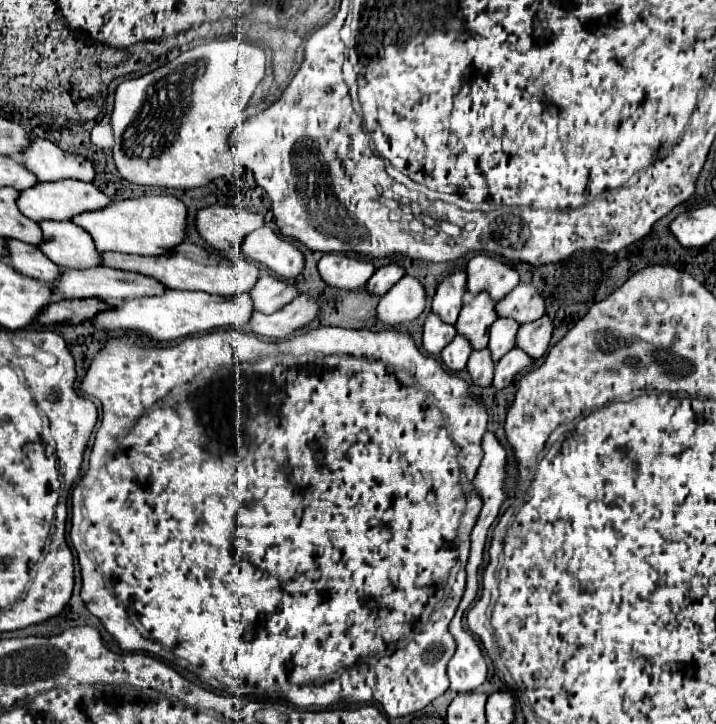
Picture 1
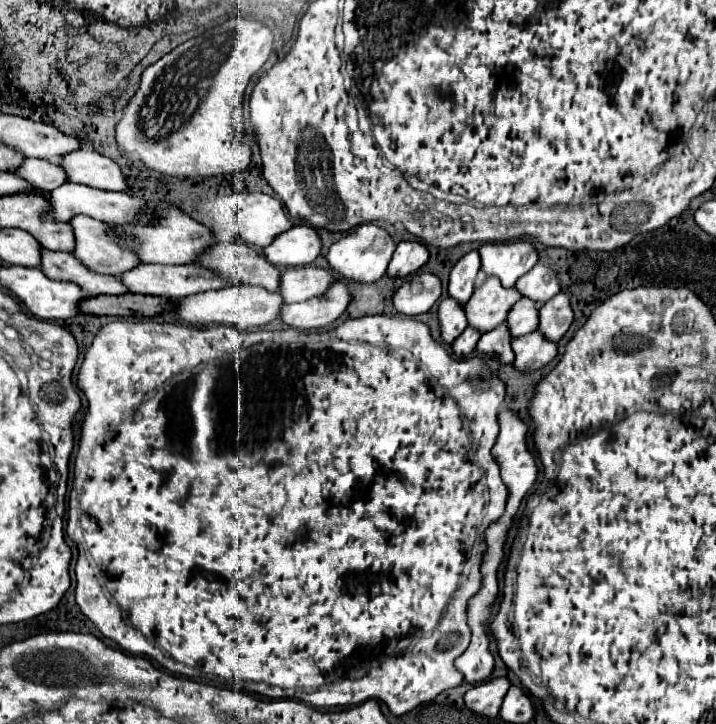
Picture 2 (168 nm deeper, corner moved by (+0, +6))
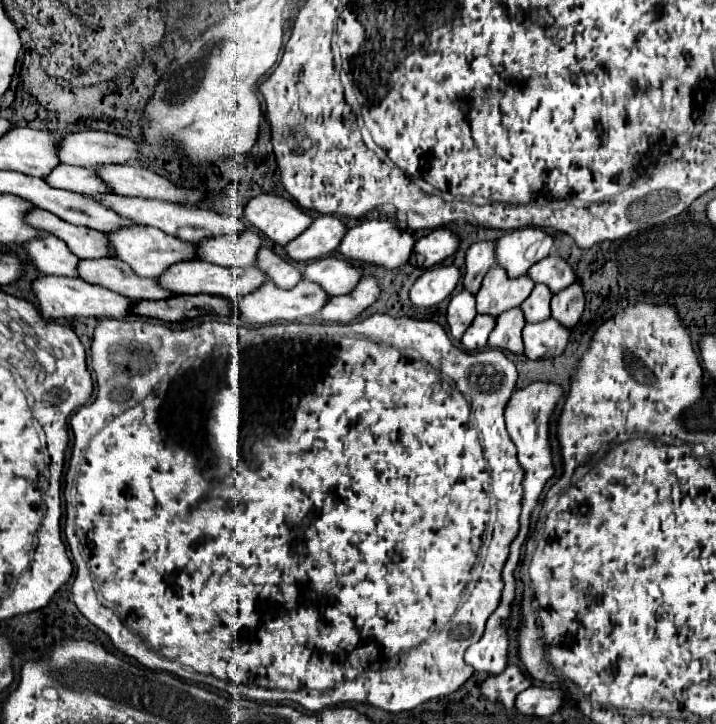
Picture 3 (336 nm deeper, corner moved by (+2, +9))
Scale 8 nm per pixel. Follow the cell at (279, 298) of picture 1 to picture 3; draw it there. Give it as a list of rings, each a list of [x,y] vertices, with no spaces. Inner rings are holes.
[[[320,258],[304,268],[304,278],[320,284],[330,296],[352,292],[358,280],[366,276],[366,268],[356,266],[344,258]]]

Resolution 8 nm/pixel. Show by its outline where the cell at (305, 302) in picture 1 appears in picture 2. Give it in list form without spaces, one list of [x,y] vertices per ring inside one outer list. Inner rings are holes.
[[[334,283],[326,295],[318,299],[308,299],[294,305],[280,307],[280,319],[286,327],[308,331],[308,329],[322,329],[334,323],[350,303],[350,293],[344,283]]]

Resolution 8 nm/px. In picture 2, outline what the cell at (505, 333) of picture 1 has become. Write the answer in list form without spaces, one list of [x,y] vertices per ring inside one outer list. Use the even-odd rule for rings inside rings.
[[[522,297],[514,307],[510,309],[510,315],[506,317],[506,325],[510,327],[512,337],[522,337],[526,333],[532,333],[538,327],[538,307]]]

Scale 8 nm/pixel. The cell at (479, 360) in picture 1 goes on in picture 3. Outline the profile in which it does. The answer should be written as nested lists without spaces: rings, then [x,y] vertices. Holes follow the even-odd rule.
[[[512,308],[496,318],[496,328],[490,334],[488,344],[492,348],[510,350],[512,354],[524,354],[522,344],[522,328],[524,328],[524,312],[522,308]]]

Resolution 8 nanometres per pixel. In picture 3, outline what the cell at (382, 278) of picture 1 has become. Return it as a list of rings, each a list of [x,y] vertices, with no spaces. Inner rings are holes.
[[[448,228],[434,230],[416,242],[410,264],[418,268],[432,268],[444,262],[448,256],[452,256],[458,250],[458,246],[460,238],[452,230]]]

